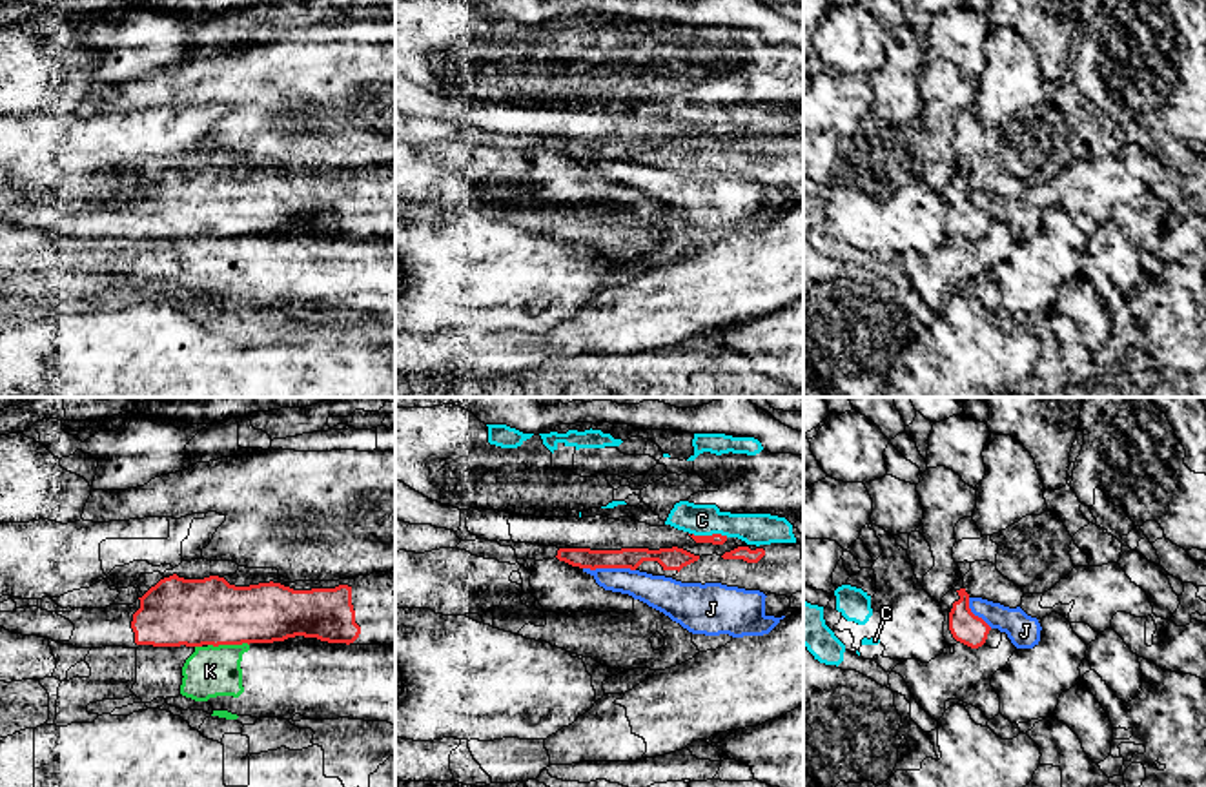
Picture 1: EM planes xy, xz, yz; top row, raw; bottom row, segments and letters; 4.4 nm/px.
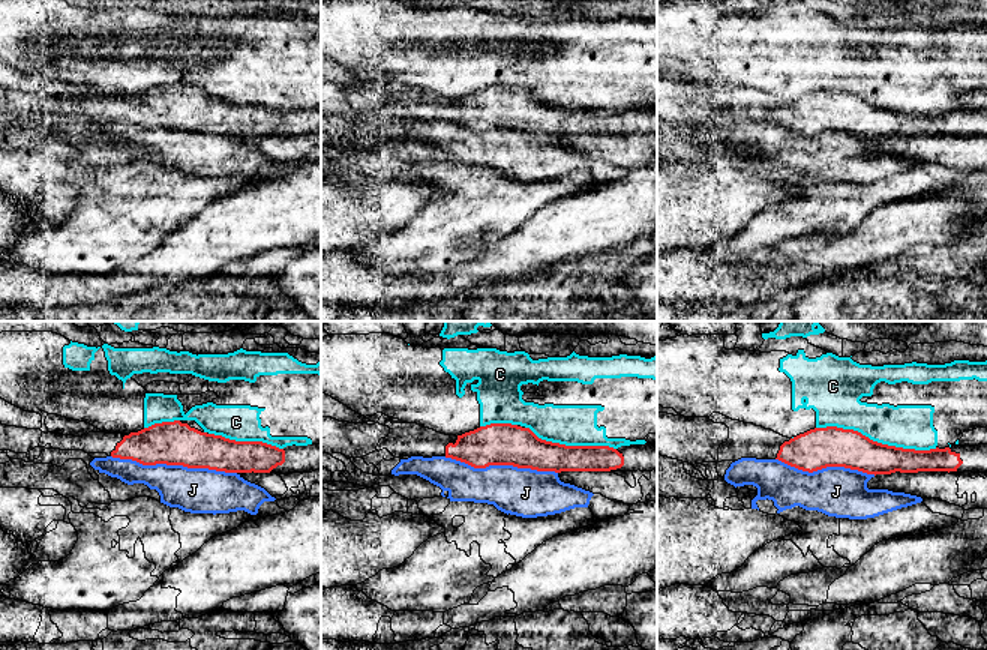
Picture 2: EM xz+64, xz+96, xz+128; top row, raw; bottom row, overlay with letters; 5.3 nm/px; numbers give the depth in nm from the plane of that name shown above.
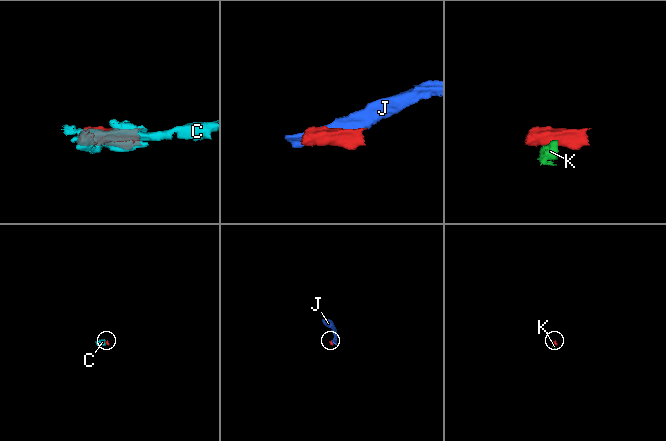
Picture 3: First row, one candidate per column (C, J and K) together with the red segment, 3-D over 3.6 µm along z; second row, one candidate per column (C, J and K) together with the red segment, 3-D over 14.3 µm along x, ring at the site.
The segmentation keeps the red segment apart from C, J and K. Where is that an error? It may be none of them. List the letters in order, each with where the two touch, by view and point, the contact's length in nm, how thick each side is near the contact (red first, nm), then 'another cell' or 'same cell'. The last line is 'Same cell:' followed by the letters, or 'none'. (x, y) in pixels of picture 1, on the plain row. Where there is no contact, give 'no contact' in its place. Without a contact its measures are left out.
C: xz (713, 126) | 160 nm | 50/140 nm | another cell
J: xz (609, 159) | 240 nm | 100/140 nm | another cell
K: xy (228, 235) | 180 nm | 300/220 nm | another cell
Same cell: none

